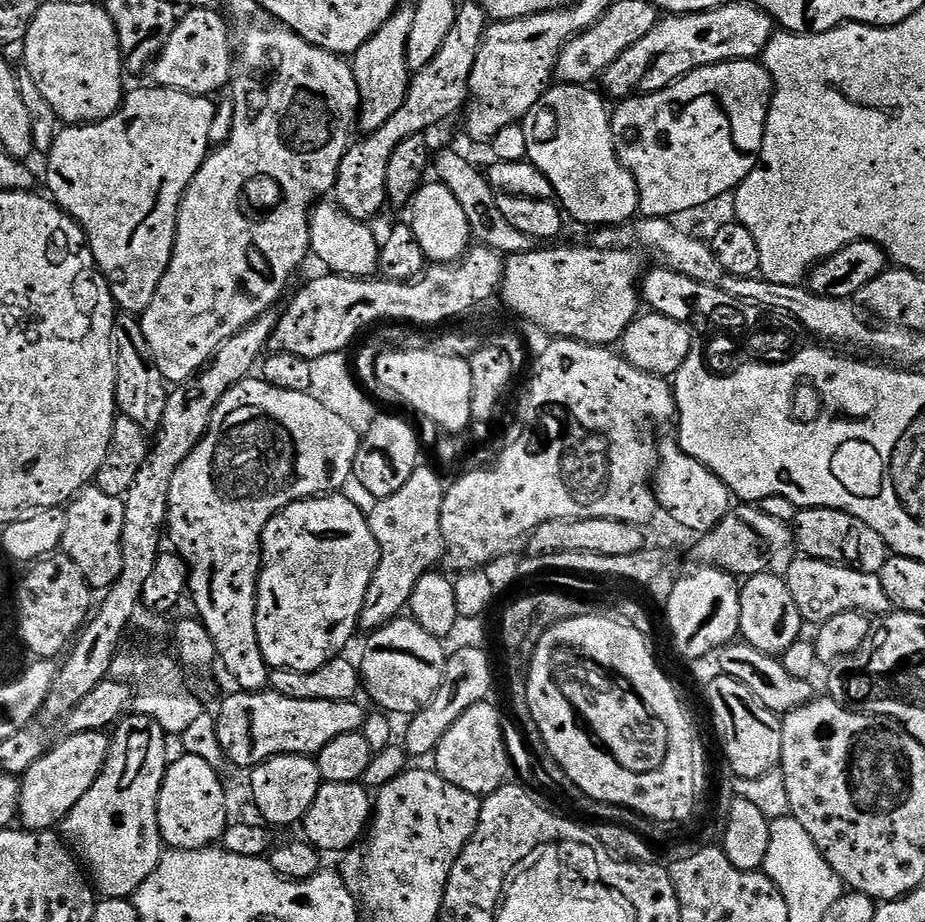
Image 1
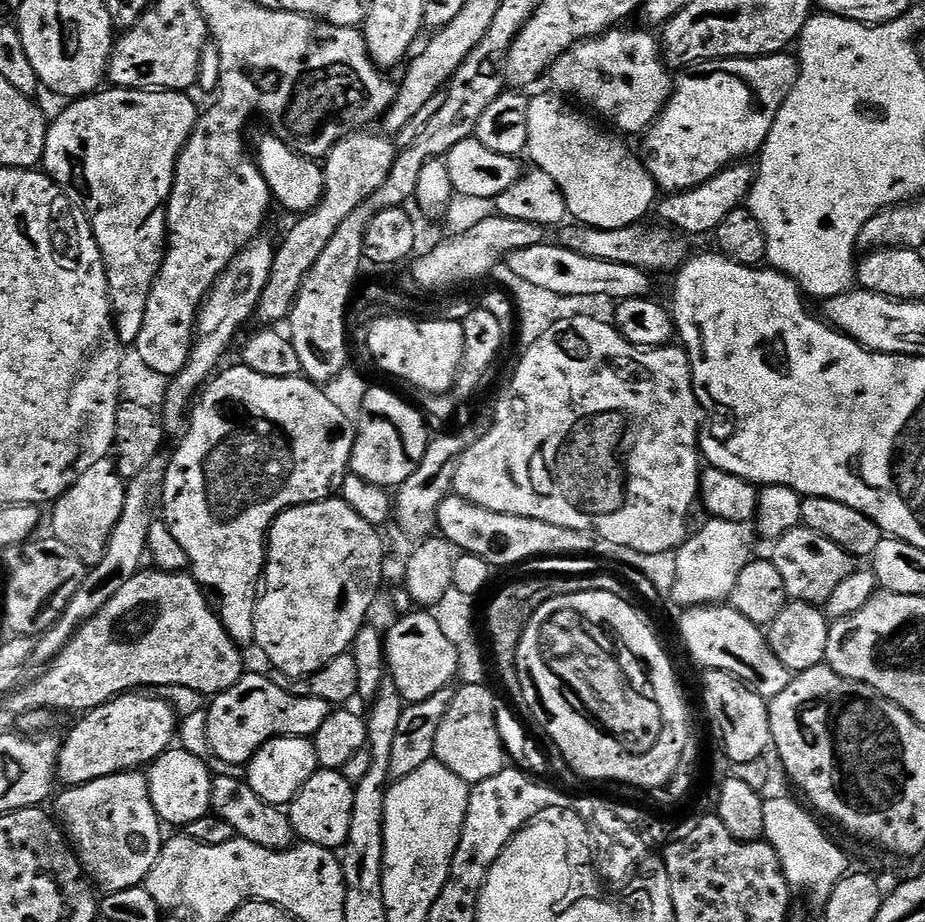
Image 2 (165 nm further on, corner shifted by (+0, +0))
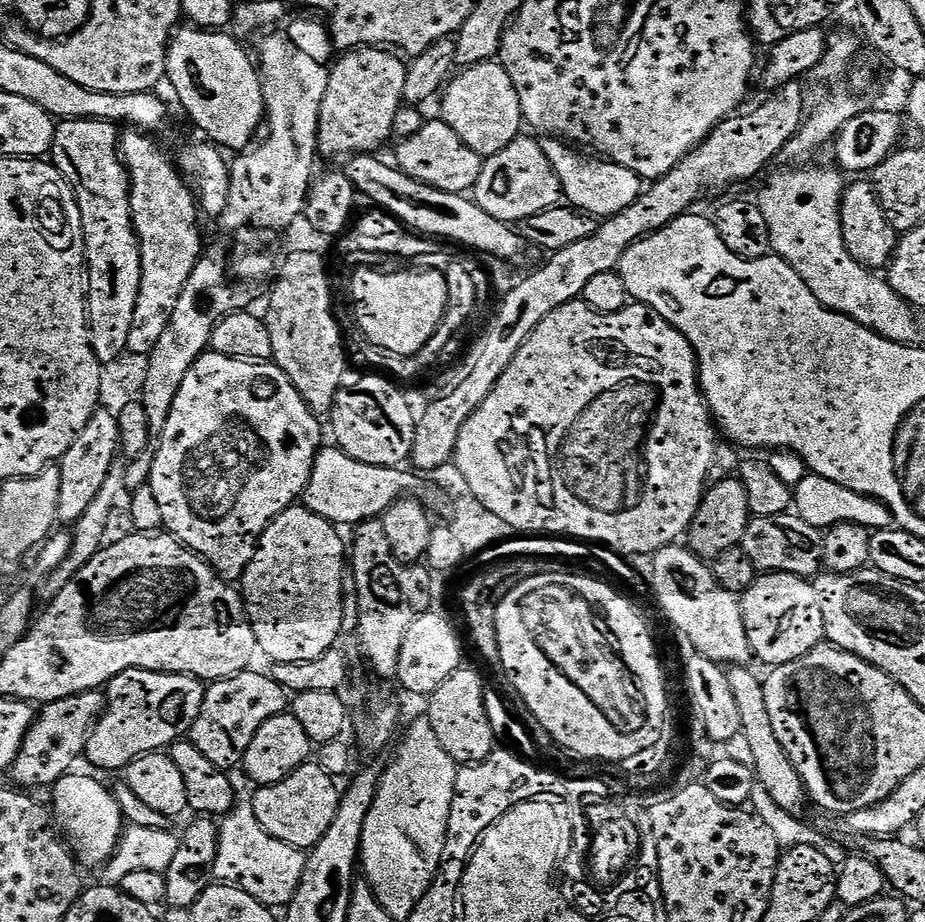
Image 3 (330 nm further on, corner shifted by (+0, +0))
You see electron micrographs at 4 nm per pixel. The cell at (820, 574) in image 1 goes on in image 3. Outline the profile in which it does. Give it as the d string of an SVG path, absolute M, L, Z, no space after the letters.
M795 514L752 516L744 532L742 547L750 554L756 568L765 573L785 572L801 578L816 578L824 568L824 532Z

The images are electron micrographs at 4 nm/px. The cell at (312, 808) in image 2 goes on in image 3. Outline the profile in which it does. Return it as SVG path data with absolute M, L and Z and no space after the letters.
M319 763L304 764L303 767L286 777L282 782L255 789L256 797L252 800L252 808L256 811L253 812L254 818L259 824L263 824L264 829L274 838L301 850L315 849L320 839L330 830L330 826L338 814L342 792L339 787L336 789L336 784L337 781L334 777L326 769L321 768Z

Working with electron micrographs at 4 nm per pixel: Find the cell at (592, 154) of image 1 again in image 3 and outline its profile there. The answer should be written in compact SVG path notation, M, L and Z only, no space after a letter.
M559 138L545 139L543 146L546 158L550 158L550 166L554 166L554 174L558 174L563 199L573 209L587 212L593 218L607 218L617 216L640 196L642 181L634 170L626 170L626 166L618 166L613 160L605 160L596 154L585 154Z

